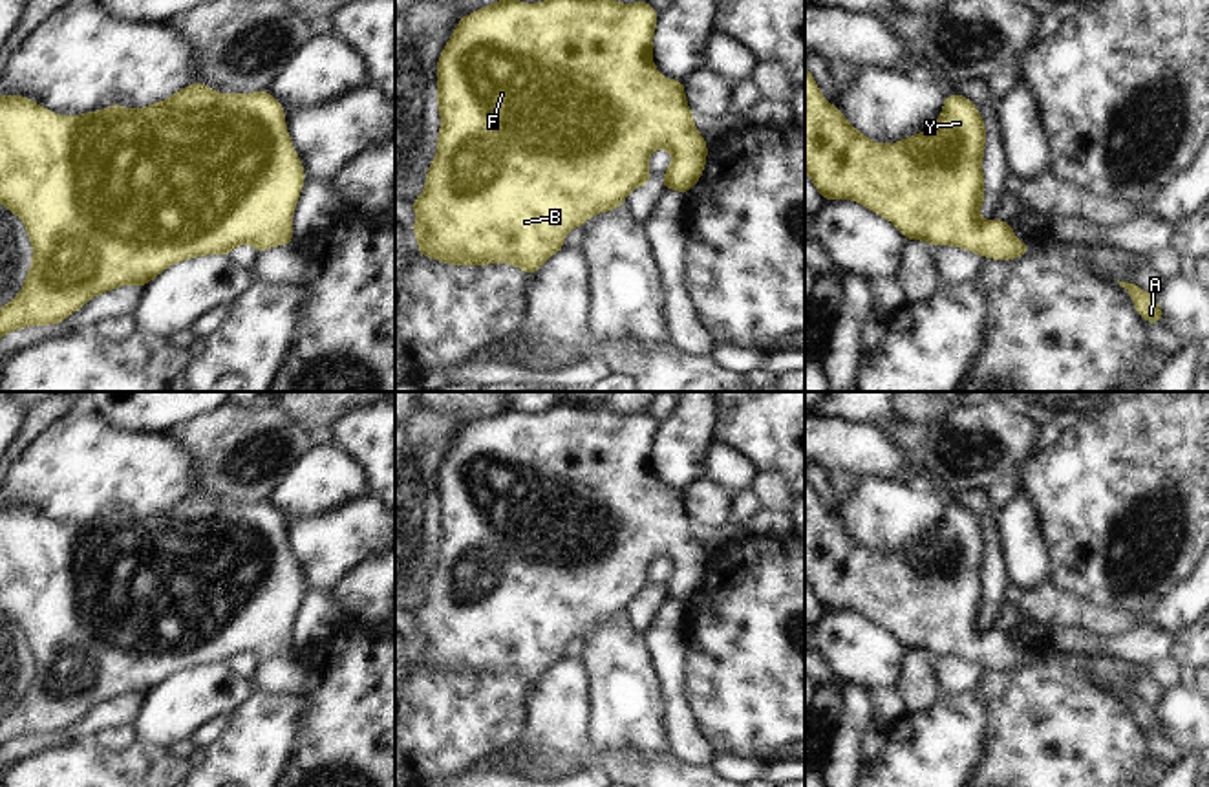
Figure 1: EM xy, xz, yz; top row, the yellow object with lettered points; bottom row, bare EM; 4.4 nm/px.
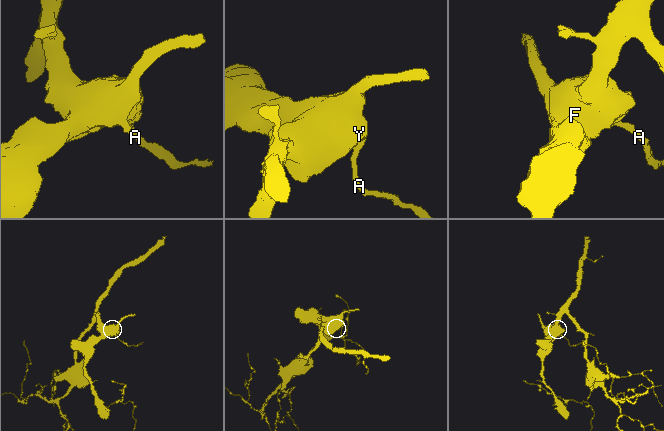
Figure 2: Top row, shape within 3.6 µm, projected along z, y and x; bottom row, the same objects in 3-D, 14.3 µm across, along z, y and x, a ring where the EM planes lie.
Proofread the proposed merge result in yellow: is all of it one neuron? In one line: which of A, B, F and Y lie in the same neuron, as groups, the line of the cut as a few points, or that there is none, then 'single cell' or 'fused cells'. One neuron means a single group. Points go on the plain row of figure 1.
A B F Y; no cut; single cell

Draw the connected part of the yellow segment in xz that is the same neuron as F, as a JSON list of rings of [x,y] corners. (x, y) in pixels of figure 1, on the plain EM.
[[[562,403],[540,414],[523,414],[512,408],[499,410],[479,421],[463,426],[457,437],[441,461],[437,474],[437,516],[441,522],[441,544],[437,547],[437,567],[426,582],[424,602],[412,609],[415,617],[415,635],[412,642],[419,648],[417,664],[441,670],[452,675],[472,674],[512,674],[532,686],[540,675],[563,659],[565,644],[582,637],[591,626],[622,617],[624,608],[635,598],[649,593],[647,567],[657,558],[671,562],[671,577],[664,584],[660,595],[664,598],[680,600],[684,604],[697,593],[704,582],[708,556],[702,544],[693,536],[693,522],[686,514],[684,491],[662,487],[653,476],[653,441],[658,423],[651,414],[618,414],[602,403],[598,404],[571,404]]]

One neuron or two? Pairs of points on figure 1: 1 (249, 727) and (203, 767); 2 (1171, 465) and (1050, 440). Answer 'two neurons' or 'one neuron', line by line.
1: one neuron
2: two neurons

